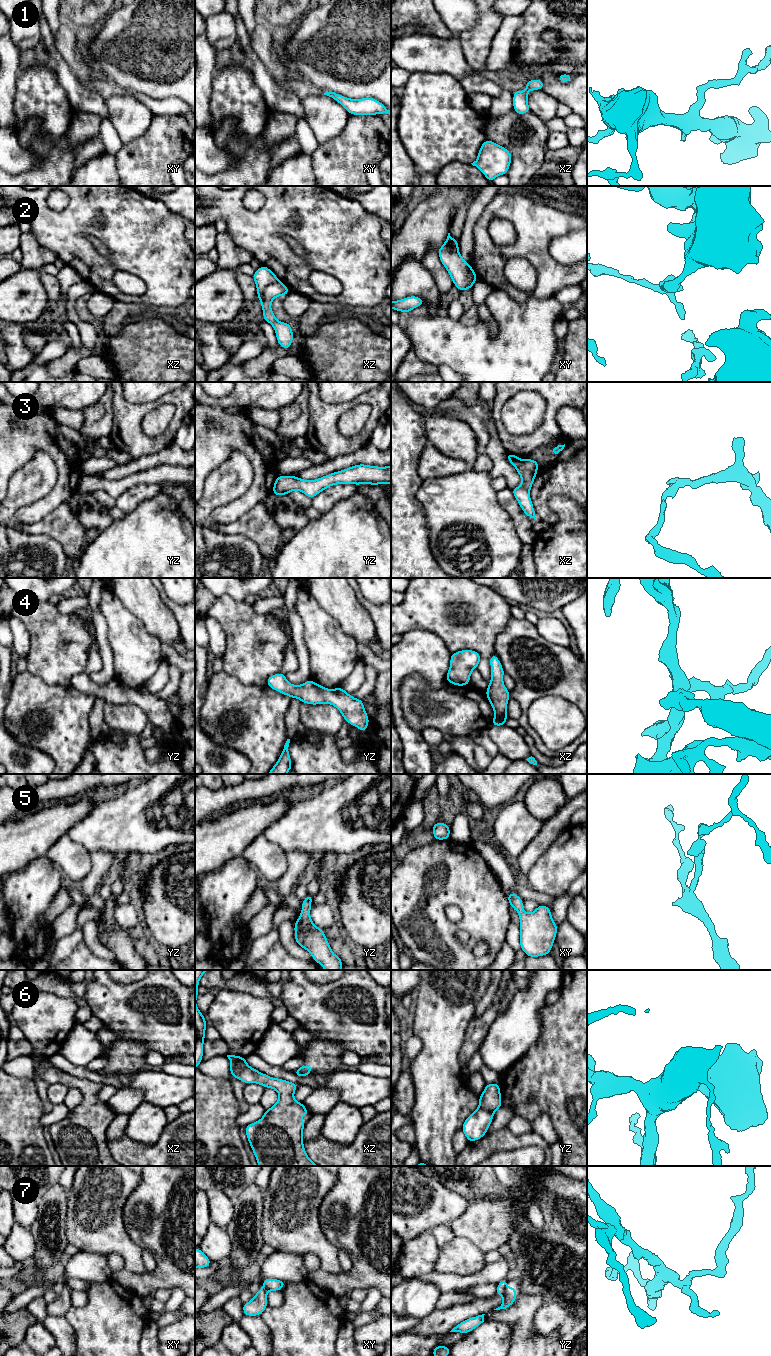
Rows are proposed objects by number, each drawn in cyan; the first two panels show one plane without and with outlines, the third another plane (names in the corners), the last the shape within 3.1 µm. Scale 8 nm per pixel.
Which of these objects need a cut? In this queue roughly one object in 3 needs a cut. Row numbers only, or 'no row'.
2, 3, 6, 7

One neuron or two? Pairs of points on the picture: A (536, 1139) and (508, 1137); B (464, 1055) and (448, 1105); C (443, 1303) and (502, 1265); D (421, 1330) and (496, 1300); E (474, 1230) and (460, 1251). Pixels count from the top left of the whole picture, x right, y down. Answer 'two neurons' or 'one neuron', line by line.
A: one neuron
B: two neurons
C: two neurons
D: one neuron
E: two neurons

